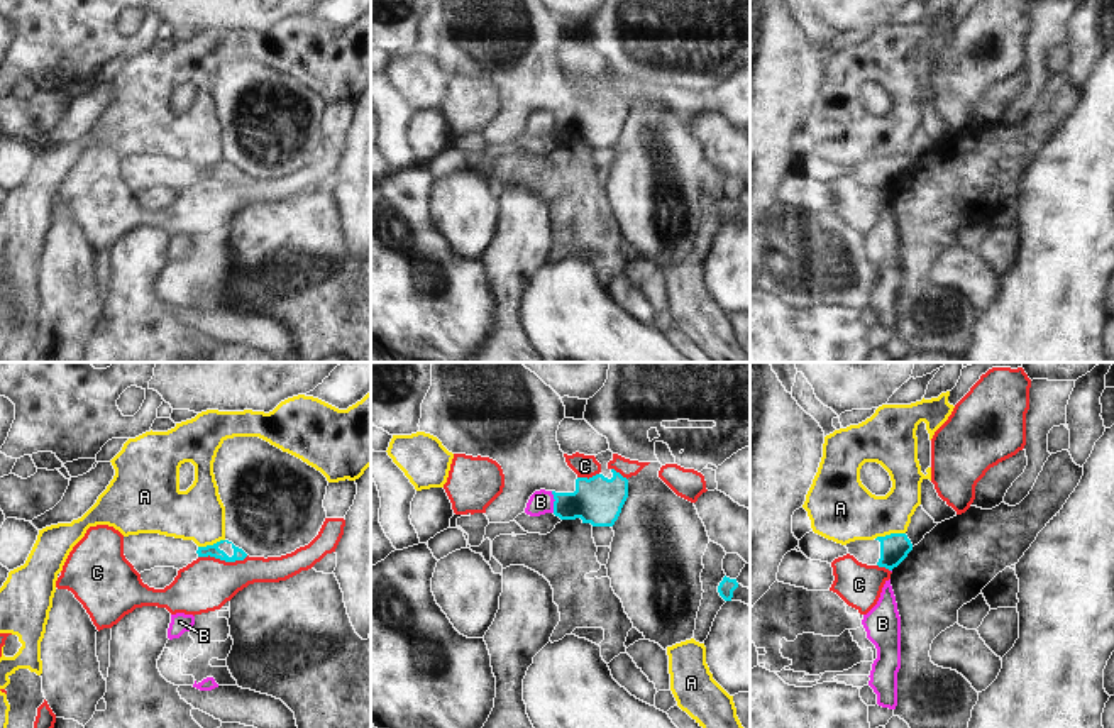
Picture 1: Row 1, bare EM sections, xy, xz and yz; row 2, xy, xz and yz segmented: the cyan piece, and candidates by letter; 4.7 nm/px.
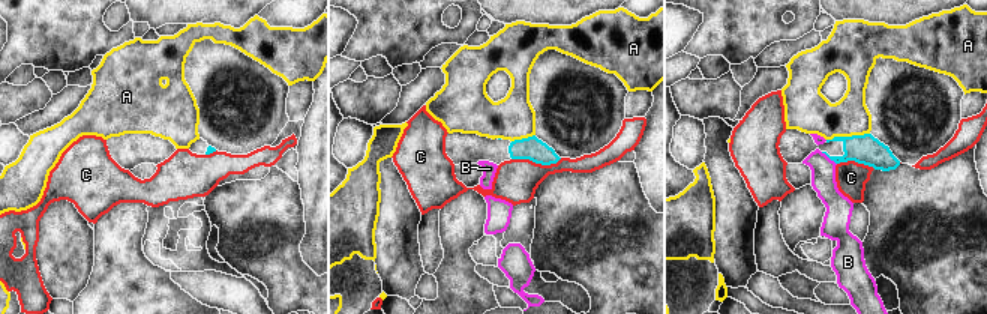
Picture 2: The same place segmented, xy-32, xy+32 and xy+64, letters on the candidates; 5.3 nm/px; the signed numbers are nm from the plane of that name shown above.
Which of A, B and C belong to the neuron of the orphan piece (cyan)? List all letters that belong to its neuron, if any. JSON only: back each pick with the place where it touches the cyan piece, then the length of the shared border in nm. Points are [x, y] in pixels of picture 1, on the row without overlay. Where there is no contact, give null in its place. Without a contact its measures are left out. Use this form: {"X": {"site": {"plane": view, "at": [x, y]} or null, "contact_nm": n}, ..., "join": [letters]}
{"join": []}

